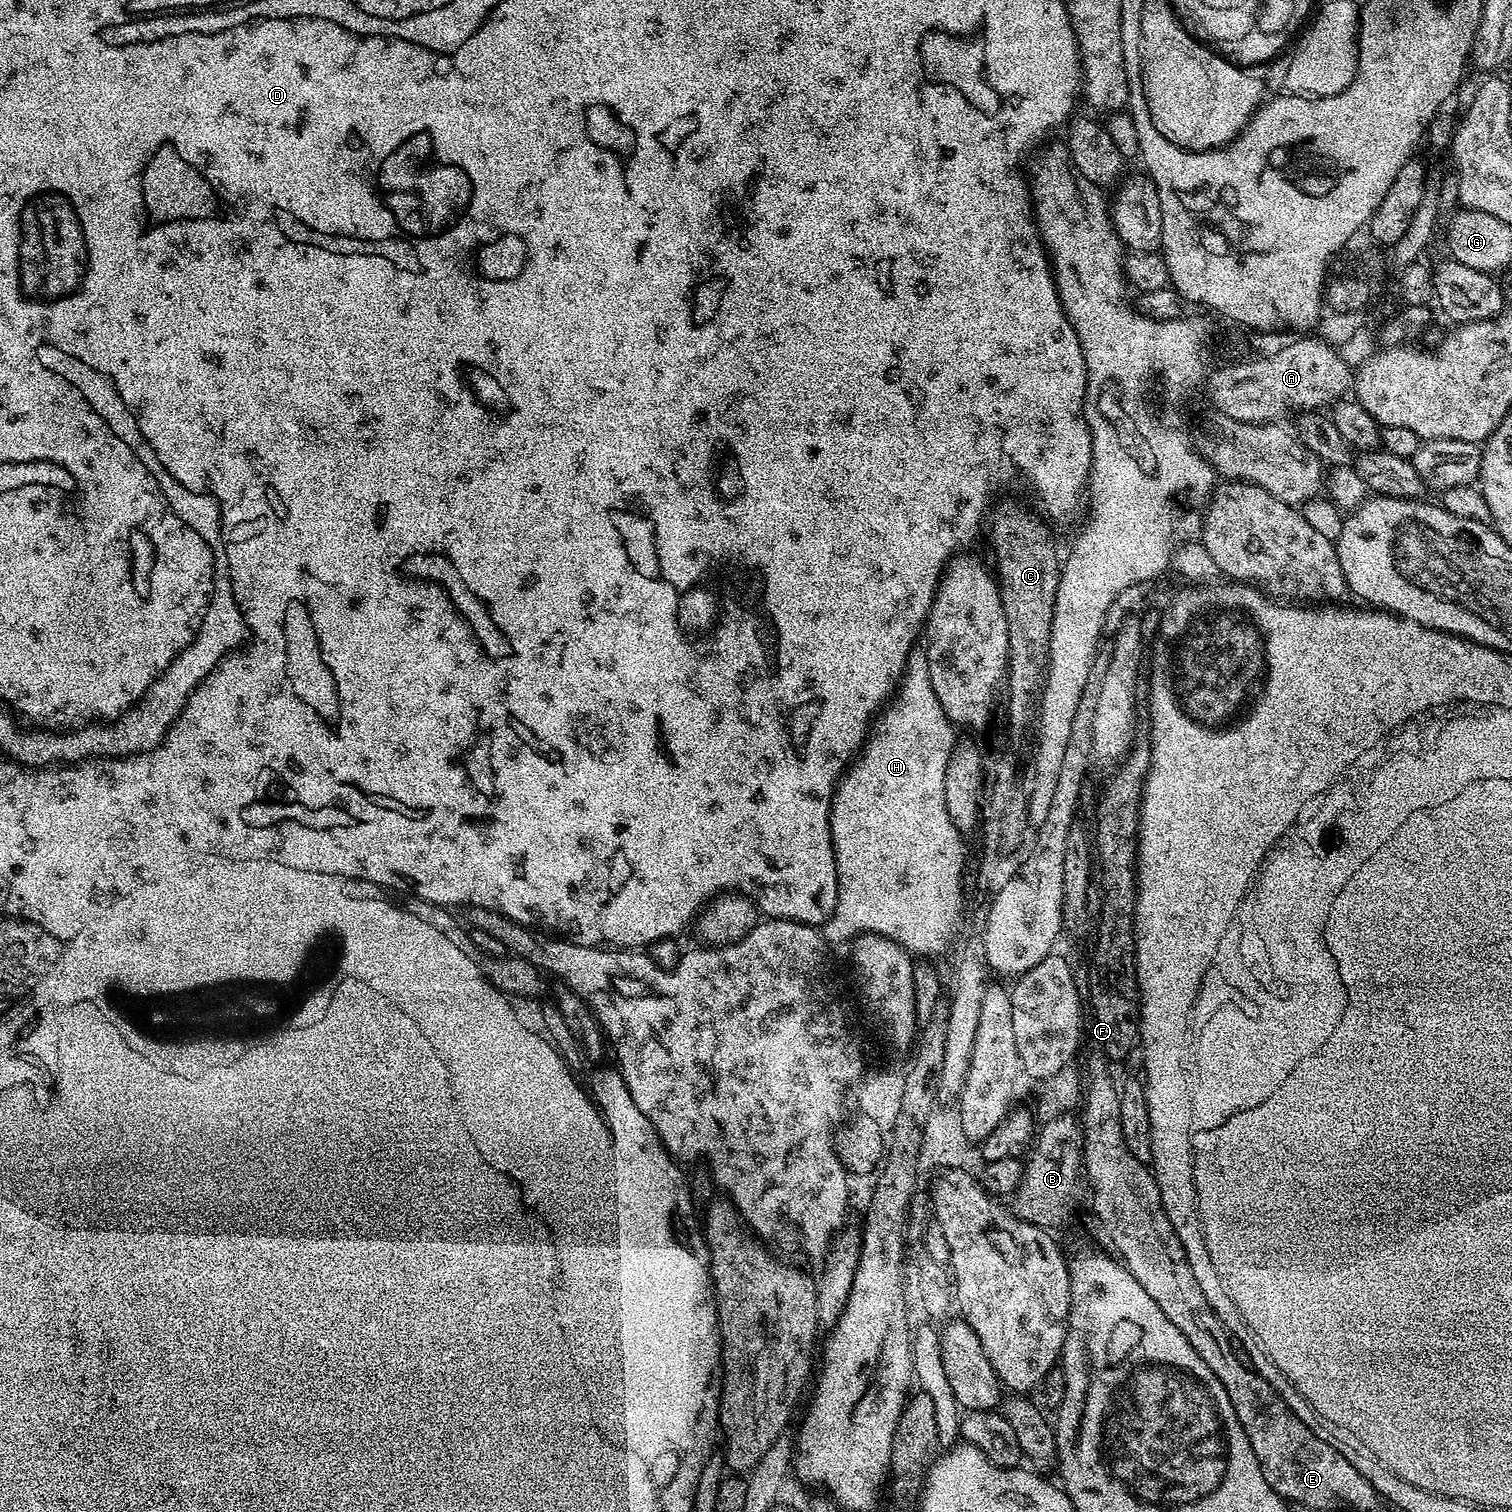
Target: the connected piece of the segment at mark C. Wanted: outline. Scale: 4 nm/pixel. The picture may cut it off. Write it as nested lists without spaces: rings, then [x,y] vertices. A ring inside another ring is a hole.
[[[1000,504],[995,505],[994,511],[990,516],[990,524],[992,520],[992,552],[996,555],[996,568],[994,564],[994,572],[998,577],[998,583],[1000,586],[1000,597],[1002,598],[1002,610],[1006,614],[1006,630],[1008,631],[1008,670],[1006,673],[1006,692],[1008,688],[1008,724],[1012,727],[1012,732],[1016,736],[1020,736],[1028,728],[1028,723],[1033,723],[1034,713],[1038,708],[1038,697],[1041,695],[1044,681],[1046,679],[1046,673],[1048,670],[1048,651],[1050,650],[1050,622],[1052,621],[1052,615],[1054,614],[1054,598],[1056,597],[1056,591],[1058,590],[1058,582],[1060,581],[1060,570],[1062,567],[1061,557],[1056,557],[1056,548],[1052,545],[1052,536],[1048,533],[1049,525],[1045,523],[1043,519],[1039,520],[1032,512],[1027,512],[1024,508],[1019,508],[1016,504]]]

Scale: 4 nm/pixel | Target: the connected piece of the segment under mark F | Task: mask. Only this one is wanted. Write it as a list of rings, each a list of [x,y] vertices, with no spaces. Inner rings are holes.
[[[1085,884],[1087,890],[1084,898],[1084,910],[1078,918],[1068,918],[1066,916],[1066,902],[1062,900],[1059,924],[1056,926],[1055,937],[1046,950],[1044,956],[1030,964],[1030,972],[1044,964],[1050,958],[1058,958],[1064,962],[1068,970],[1068,978],[1076,996],[1076,1034],[1082,1036],[1082,1044],[1076,1044],[1074,1036],[1074,1046],[1070,1054],[1066,1056],[1060,1071],[1060,1076],[1094,1076],[1098,1071],[1105,1078],[1116,1078],[1118,1084],[1118,1106],[1123,1103],[1124,1087],[1127,1087],[1130,1078],[1122,1076],[1120,1068],[1112,1060],[1120,1056],[1120,1052],[1126,1048],[1130,1034],[1132,1034],[1132,1013],[1138,1009],[1138,993],[1135,979],[1135,955],[1132,935],[1134,932],[1134,915],[1136,901],[1135,884]]]

